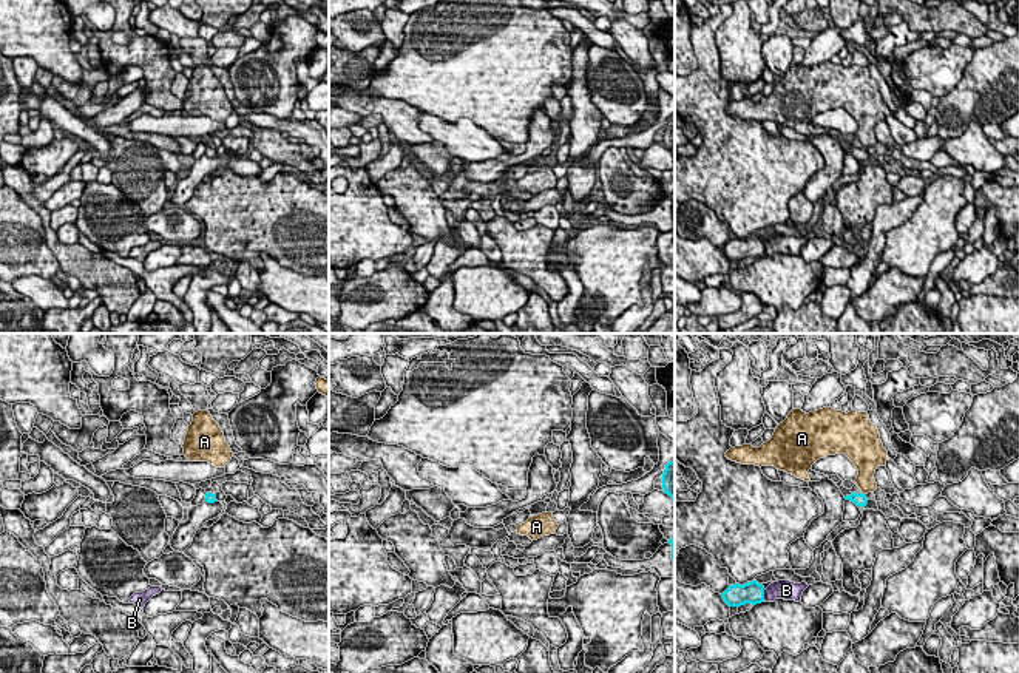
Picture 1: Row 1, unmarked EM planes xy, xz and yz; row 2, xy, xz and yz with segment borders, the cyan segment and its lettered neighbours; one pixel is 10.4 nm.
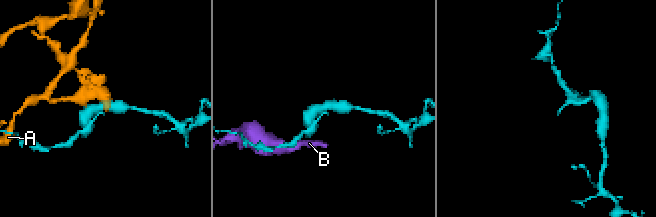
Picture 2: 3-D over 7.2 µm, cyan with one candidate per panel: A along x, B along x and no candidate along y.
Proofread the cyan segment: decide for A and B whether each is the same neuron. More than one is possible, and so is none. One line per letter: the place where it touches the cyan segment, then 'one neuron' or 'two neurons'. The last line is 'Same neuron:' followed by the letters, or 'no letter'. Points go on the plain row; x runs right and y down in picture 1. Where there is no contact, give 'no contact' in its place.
A: meets cyan in yz at (862, 147); two neurons
B: meets cyan in yz at (763, 249); two neurons
Same neuron: no letter

